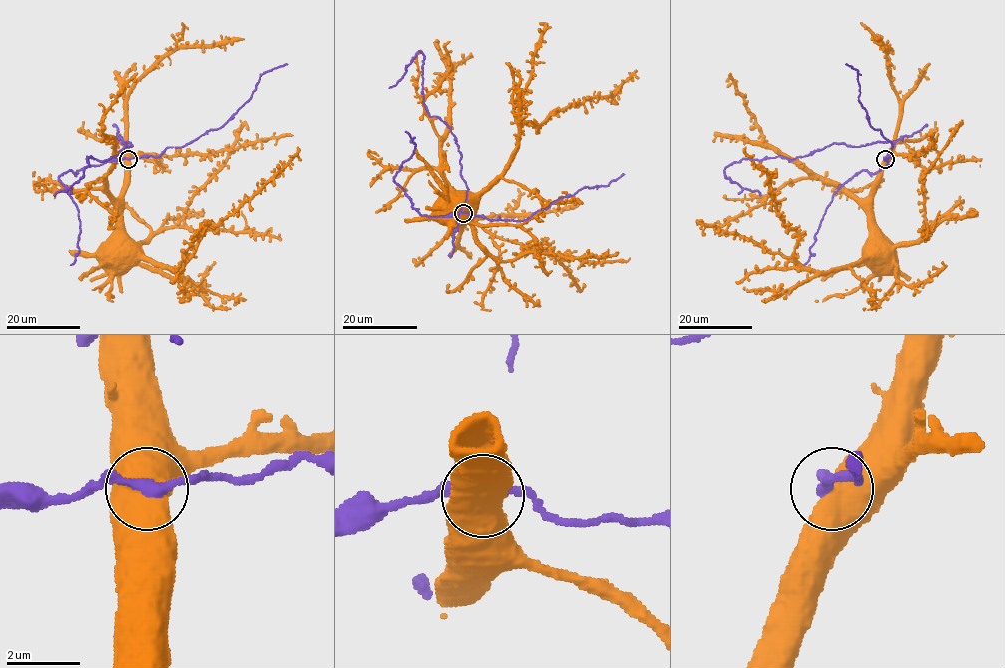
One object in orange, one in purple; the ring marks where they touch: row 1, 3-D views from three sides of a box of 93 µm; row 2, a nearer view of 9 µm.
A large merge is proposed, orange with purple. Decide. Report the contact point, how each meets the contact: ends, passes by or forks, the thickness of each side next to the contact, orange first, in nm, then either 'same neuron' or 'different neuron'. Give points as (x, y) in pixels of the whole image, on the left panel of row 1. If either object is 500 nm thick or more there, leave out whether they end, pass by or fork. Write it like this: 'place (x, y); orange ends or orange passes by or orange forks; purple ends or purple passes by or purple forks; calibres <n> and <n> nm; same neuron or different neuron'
place (128, 159); calibres 800 and 260 nm; different neuron

